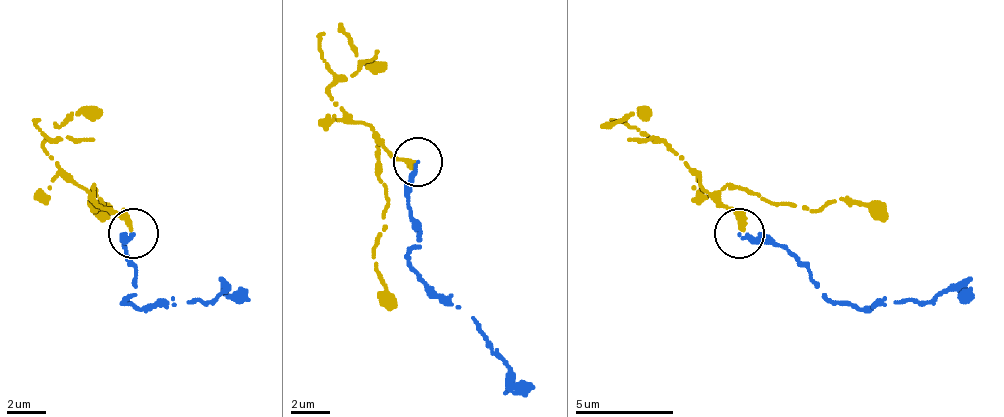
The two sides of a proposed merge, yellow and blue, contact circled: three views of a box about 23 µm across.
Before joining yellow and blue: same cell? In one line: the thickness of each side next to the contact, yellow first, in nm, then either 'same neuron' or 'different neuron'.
320 nm thick on the yellow side, 200 nm on the other; same neuron

